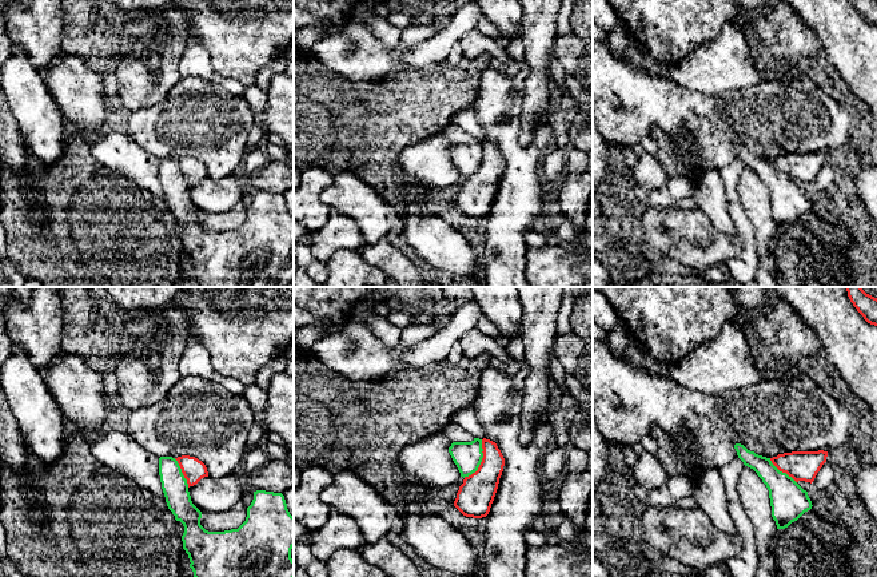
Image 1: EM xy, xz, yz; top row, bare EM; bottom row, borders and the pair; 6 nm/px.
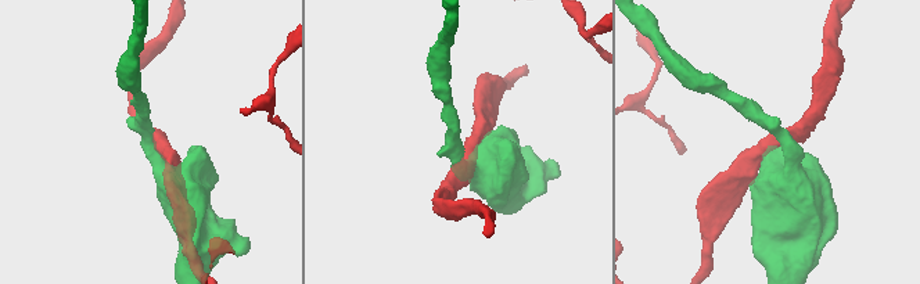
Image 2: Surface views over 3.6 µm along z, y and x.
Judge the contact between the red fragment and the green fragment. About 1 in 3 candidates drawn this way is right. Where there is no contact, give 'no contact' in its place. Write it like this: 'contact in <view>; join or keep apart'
contact in xz; keep apart

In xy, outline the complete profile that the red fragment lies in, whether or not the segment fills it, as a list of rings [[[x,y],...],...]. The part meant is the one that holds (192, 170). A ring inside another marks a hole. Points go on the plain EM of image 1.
[[[182,156],[175,159],[182,170],[188,188],[196,186],[202,179],[208,178],[206,166],[195,158]]]

